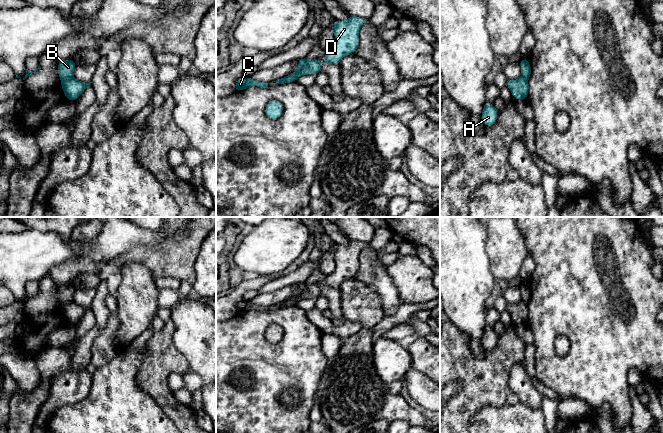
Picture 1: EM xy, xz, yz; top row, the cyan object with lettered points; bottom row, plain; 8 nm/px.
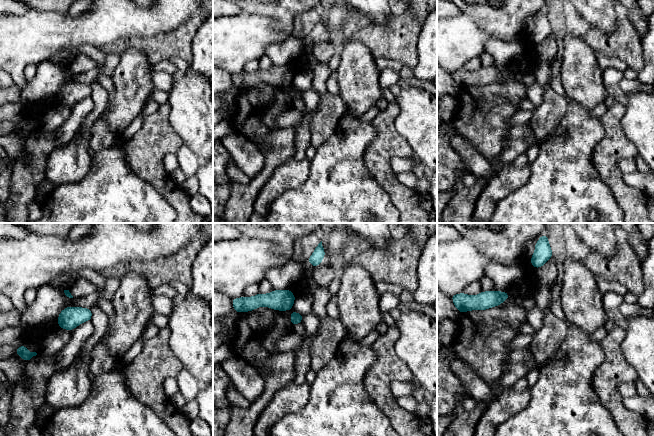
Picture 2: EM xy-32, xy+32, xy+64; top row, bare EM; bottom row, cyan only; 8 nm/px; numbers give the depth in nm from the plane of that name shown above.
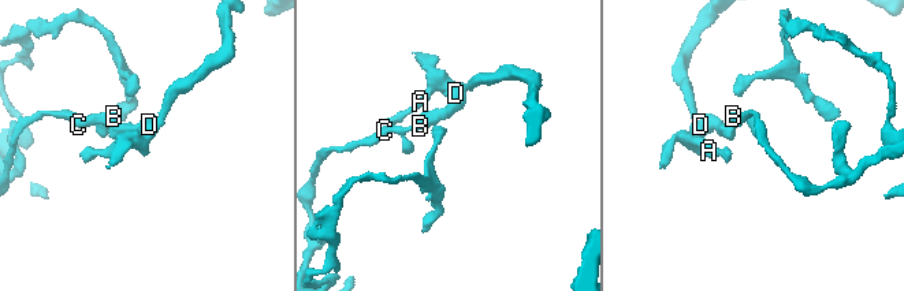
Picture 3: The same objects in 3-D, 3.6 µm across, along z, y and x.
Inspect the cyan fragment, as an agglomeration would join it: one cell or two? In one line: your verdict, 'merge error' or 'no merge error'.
merge error

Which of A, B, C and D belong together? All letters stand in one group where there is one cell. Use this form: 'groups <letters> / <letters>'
groups A D / B C

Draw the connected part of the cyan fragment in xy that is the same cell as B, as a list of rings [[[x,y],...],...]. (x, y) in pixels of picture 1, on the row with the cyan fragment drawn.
[[[72,59],[58,61],[59,78],[61,82],[73,77],[76,66]]]

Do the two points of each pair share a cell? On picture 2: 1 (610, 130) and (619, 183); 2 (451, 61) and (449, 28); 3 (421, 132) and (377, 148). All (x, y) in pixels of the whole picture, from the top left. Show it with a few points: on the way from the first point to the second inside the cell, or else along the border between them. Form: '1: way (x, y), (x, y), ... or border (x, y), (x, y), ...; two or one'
1: way (610, 143), (610, 170); one
2: way (451, 53), (449, 36); one
3: border (398, 115), (395, 119), (395, 129), (414, 154); two

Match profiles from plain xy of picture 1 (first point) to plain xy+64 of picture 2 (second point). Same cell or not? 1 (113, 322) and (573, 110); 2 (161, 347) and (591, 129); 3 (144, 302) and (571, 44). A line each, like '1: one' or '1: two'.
1: two
2: two
3: one

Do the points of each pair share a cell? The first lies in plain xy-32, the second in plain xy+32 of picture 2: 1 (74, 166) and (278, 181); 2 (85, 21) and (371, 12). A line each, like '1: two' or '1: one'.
1: one
2: two

